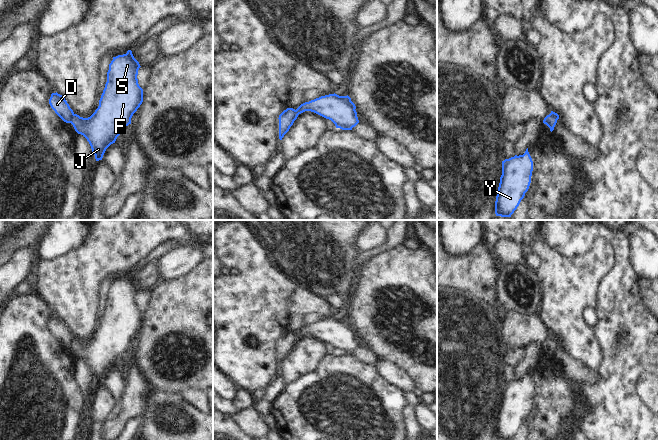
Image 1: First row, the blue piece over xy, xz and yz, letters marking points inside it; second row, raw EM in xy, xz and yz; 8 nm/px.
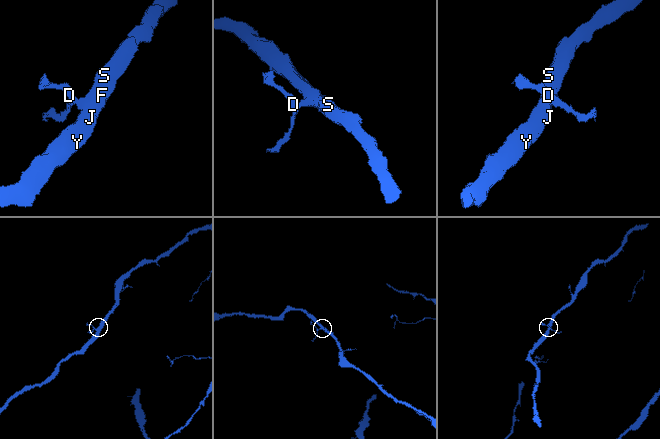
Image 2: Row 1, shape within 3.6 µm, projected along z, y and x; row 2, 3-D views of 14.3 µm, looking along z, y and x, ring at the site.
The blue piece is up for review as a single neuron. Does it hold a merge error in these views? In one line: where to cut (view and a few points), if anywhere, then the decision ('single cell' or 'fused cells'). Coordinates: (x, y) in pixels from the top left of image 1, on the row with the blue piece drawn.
cut in xy along (74, 114), (70, 122); fused cells

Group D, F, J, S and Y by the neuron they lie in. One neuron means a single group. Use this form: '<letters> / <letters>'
D / F J S Y

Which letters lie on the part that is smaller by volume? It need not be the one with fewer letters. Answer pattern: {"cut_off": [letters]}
{"cut_off": ["D"]}

